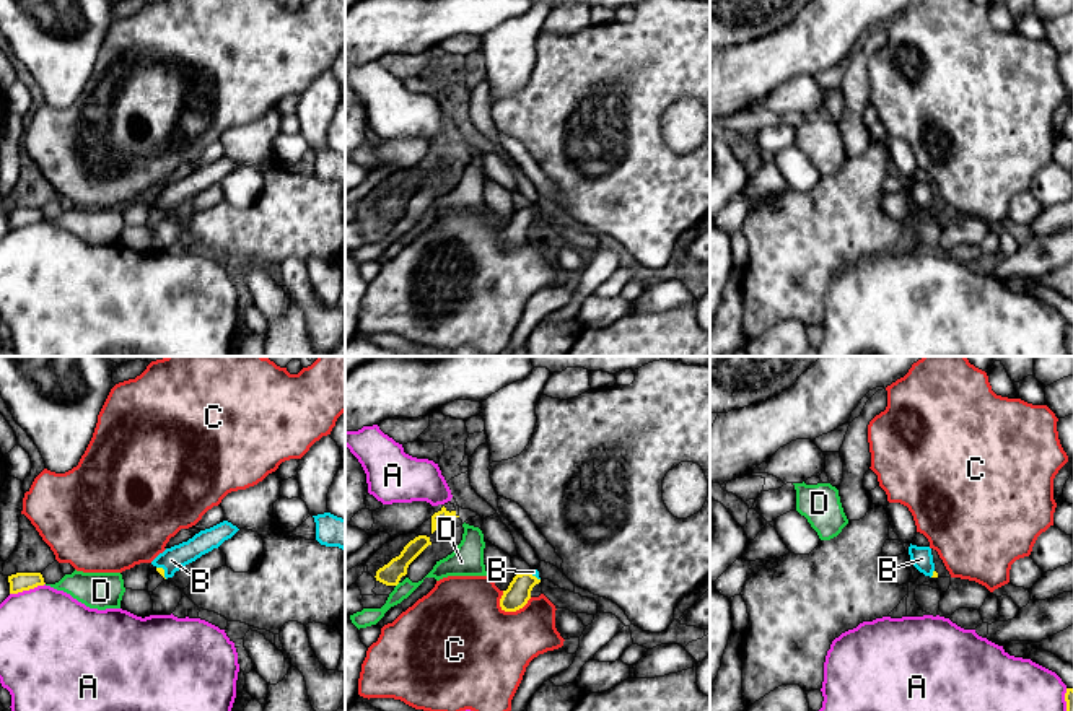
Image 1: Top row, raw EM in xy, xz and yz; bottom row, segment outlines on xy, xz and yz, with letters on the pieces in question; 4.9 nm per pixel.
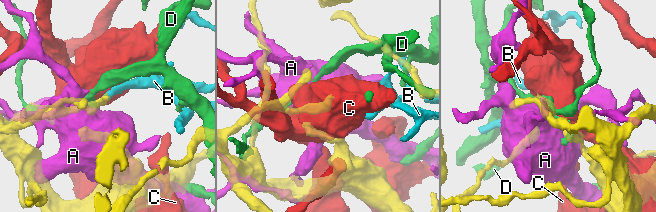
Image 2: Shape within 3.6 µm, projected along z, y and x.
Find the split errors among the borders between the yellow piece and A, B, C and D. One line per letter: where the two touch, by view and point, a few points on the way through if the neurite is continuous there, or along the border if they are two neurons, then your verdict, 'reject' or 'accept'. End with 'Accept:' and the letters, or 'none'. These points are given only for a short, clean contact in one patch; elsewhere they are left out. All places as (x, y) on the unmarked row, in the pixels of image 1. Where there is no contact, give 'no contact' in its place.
A: contact xy (26, 225); reject
B: contact xy (163, 207); way xy (160, 205), (163, 207), (171, 196); accept
C: contact xz (515, 246); reject
D: no contact; reject
Accept: B

